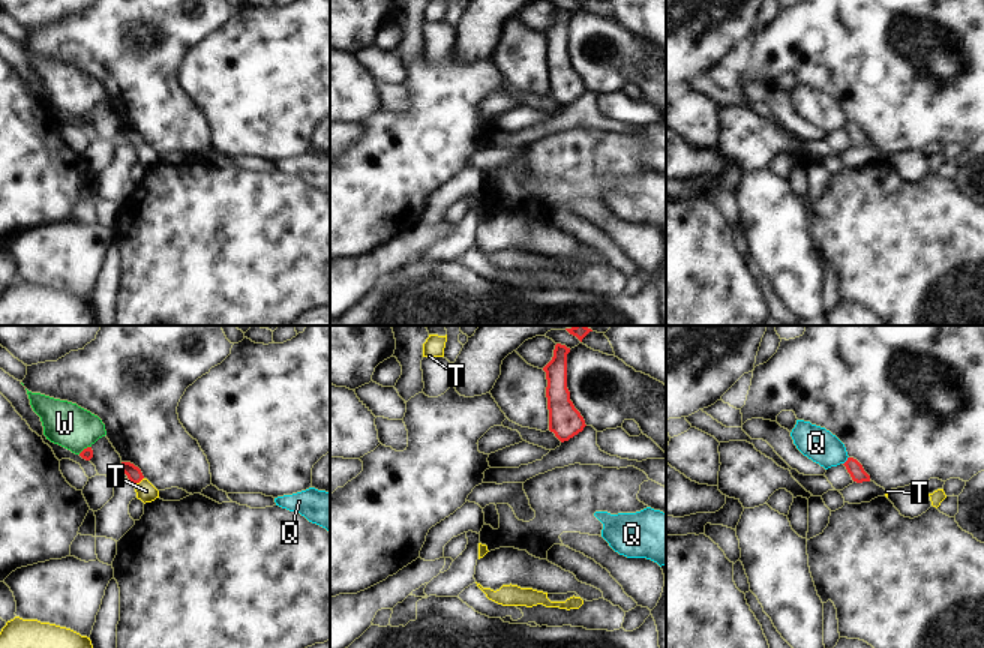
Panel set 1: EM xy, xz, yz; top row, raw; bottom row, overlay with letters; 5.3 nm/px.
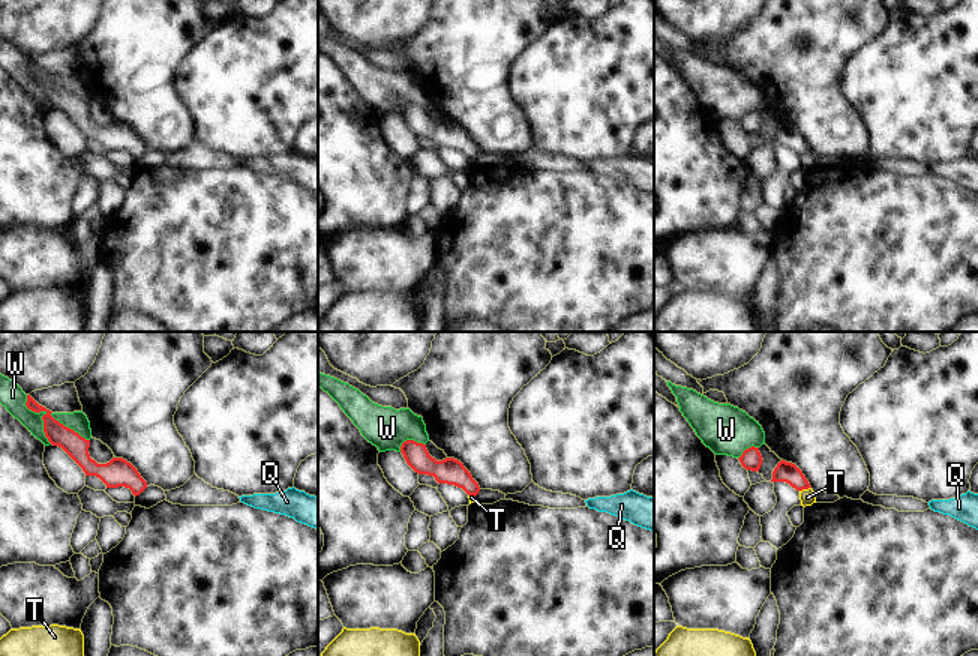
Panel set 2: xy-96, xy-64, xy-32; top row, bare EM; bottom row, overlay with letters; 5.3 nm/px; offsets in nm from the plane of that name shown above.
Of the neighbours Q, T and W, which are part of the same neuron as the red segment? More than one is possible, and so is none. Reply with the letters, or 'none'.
none

